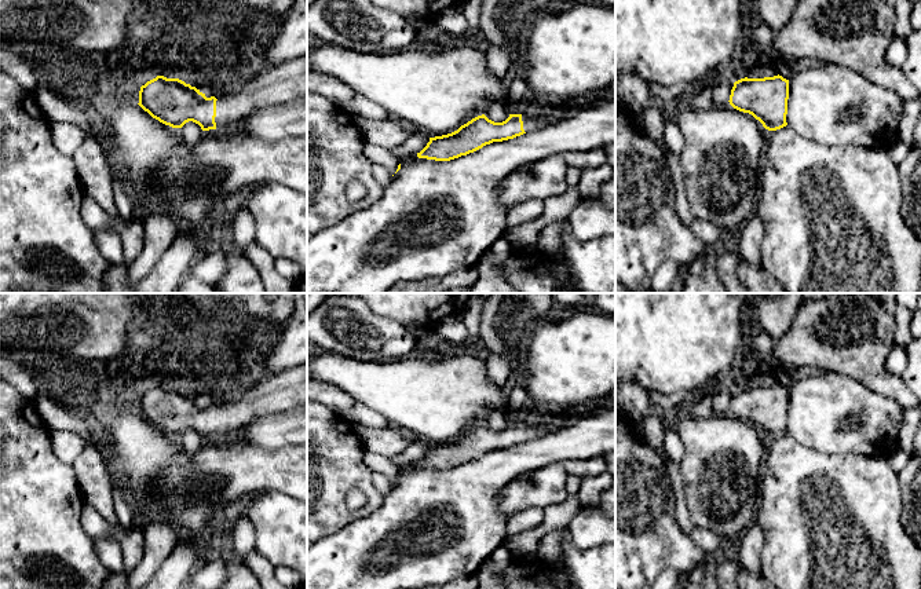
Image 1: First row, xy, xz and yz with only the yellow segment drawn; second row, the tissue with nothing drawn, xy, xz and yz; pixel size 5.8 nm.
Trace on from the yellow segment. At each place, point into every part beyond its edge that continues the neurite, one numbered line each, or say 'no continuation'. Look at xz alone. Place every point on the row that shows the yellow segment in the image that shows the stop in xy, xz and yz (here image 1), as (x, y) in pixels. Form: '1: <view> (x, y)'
1: xz (532, 121)

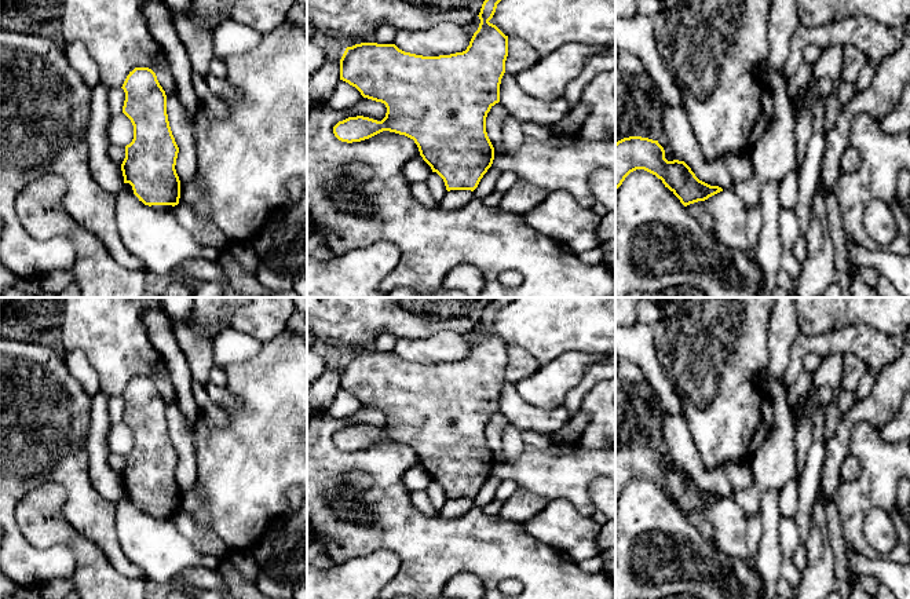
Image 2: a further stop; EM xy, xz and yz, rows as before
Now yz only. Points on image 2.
no continuation

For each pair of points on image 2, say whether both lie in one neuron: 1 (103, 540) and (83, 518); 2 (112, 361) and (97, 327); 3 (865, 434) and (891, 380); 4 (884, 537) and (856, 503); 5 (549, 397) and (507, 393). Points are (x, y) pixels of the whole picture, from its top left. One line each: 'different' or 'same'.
1: same
2: same
3: different
4: different
5: different

